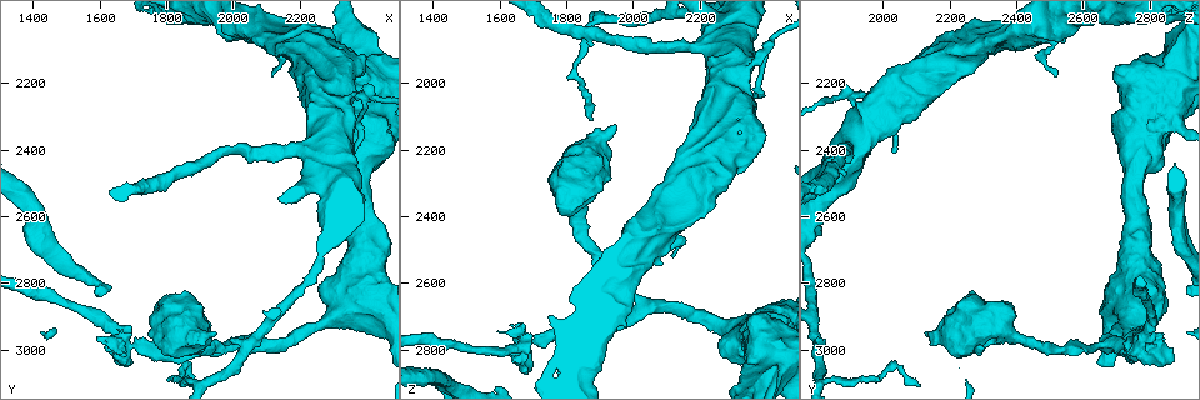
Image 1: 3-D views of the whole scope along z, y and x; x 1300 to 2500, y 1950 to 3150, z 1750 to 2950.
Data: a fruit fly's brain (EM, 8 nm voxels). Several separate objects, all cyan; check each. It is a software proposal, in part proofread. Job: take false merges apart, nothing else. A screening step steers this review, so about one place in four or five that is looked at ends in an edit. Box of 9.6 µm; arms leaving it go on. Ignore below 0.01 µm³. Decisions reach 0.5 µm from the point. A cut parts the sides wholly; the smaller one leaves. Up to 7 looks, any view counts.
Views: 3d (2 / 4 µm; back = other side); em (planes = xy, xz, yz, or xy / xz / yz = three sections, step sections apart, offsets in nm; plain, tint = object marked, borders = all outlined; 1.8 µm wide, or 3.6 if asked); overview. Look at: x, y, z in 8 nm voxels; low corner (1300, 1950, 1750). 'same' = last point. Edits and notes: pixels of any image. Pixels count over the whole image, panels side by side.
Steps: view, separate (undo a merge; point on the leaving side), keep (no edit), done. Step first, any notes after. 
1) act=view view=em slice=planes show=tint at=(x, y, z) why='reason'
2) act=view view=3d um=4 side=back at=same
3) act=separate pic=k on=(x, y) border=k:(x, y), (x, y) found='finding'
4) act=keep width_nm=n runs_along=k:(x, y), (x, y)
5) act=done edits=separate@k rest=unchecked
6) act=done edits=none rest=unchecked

act=view view=3d um=4 at=(2280, 2110, 2150)

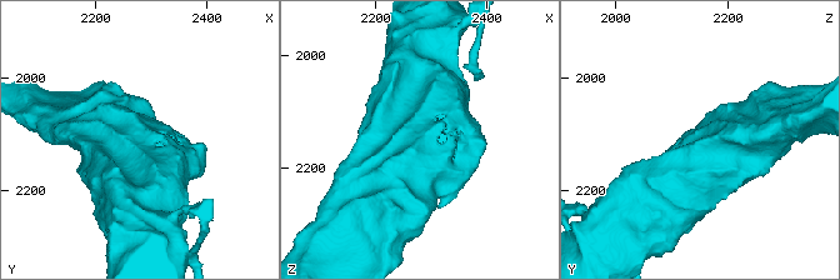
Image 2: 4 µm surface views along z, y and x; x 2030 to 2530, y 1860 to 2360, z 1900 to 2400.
act=view view=em um=3.6 slice=yz step=4 show=plain at=(2270, 2115, 2155) why='now the EM'

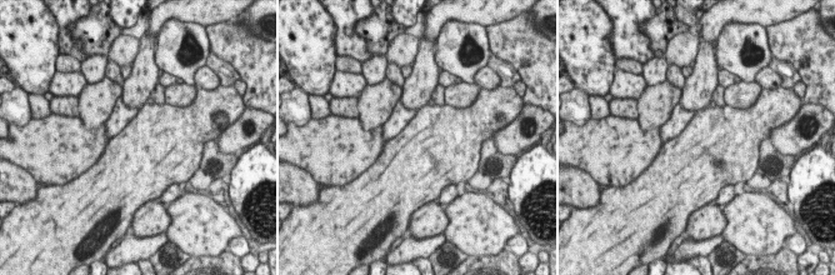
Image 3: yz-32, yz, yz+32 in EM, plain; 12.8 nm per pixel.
act=view view=em um=3.6 slice=yz step=4 show=tint at=same why='with the object marked'

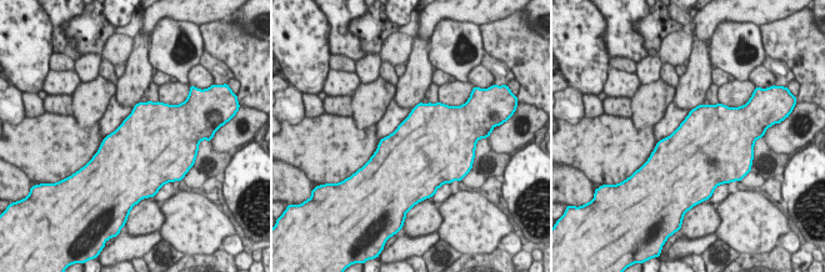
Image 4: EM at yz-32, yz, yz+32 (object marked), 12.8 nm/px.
act=keep found='one neuron here'

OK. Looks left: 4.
act=view view=3d um=2 at=(2390, 2240, 1910) why='thin arm on a thick one'

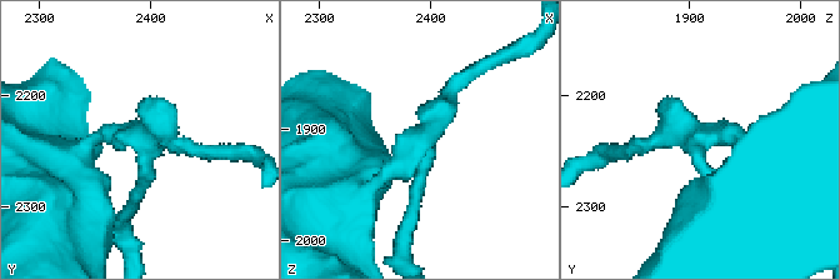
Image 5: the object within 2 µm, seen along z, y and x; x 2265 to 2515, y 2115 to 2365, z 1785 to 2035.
act=view view=em slice=planes show=plain at=(2396, 2242, 1908) arms=3

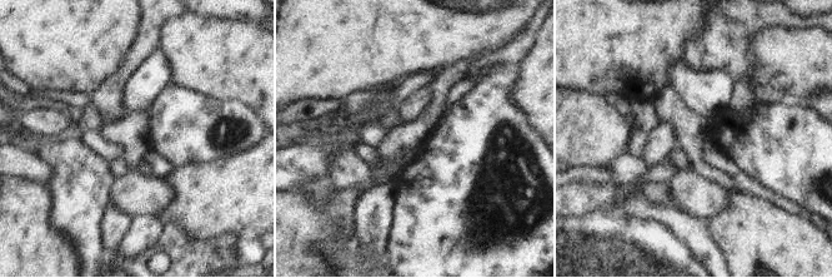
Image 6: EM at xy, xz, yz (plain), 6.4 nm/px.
act=view view=em slice=planes show=tint at=same

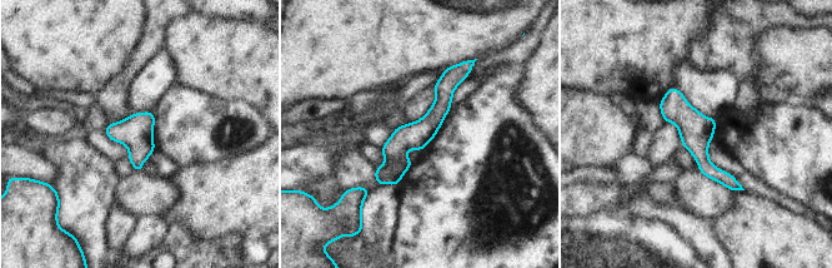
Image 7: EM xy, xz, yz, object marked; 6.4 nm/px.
act=keep found='all the same neuron'

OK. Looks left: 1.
act=view view=em slice=planes show=tint at=(1690, 2990, 2770)

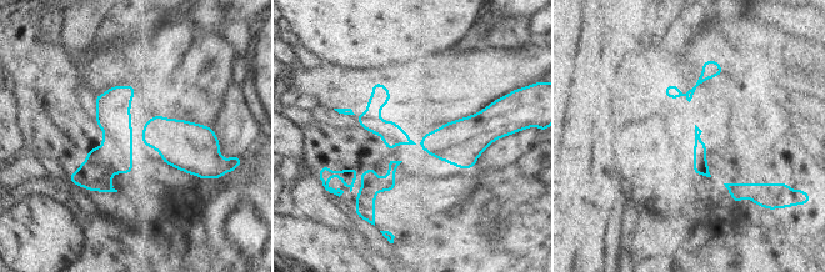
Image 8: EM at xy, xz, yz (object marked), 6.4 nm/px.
act=keep runs_along=8:(130, 89), (116, 144), (74, 179) found='continuous, no second neuron'

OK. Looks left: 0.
act=done edits=none rest=unchecked

